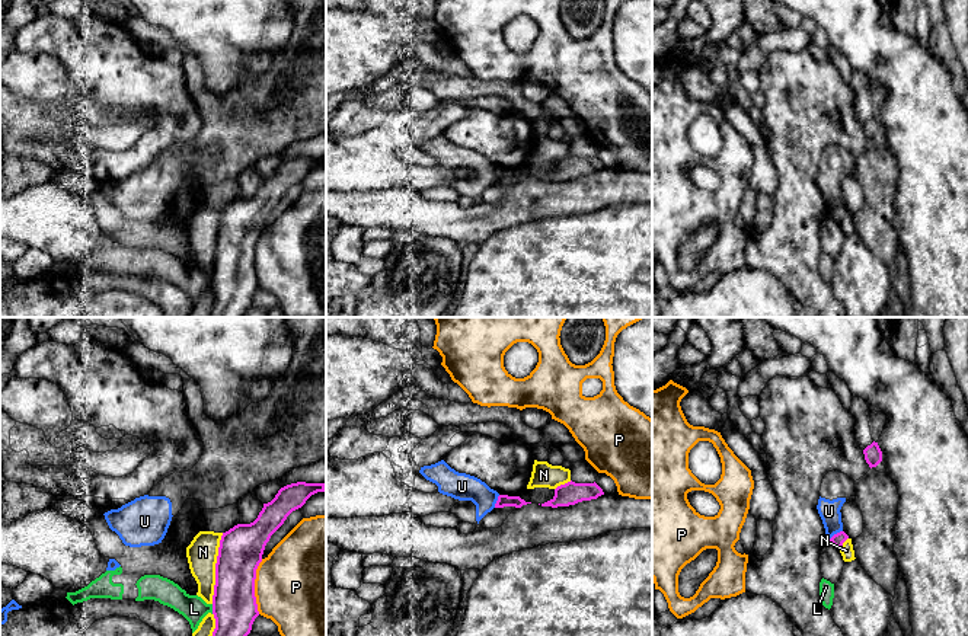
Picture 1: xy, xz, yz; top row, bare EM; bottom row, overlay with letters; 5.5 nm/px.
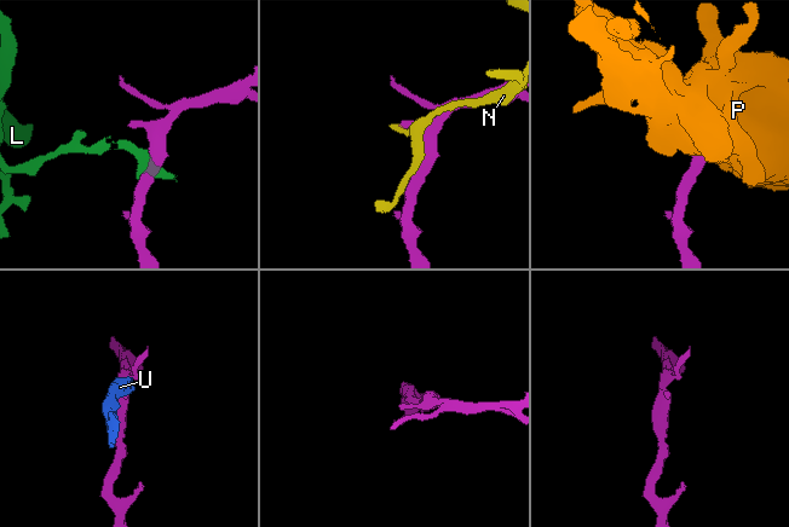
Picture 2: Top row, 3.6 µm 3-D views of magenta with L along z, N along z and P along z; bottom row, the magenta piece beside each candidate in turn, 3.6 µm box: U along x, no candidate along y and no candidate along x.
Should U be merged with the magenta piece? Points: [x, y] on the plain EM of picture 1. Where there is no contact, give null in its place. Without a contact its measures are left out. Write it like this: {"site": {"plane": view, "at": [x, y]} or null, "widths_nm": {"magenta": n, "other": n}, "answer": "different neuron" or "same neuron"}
{"site": {"plane": "yz", "at": [834, 208]}, "widths_nm": {"magenta": 70, "other": 120}, "answer": "different neuron"}

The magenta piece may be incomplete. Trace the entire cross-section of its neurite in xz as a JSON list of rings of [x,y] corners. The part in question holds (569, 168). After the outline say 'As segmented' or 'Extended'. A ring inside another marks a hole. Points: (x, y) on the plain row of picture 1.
[[[571,154],[565,159],[558,160],[555,163],[555,170],[550,175],[541,178],[541,180],[569,180],[582,175],[597,173],[601,169],[604,169],[604,166],[595,156],[575,157]]]. As segmented

